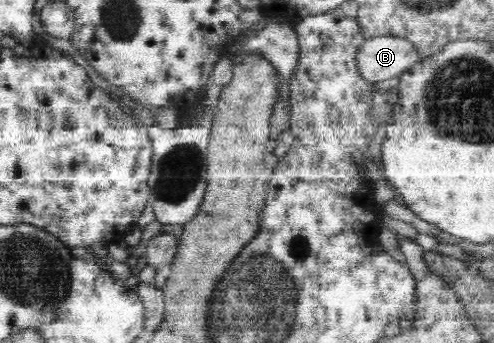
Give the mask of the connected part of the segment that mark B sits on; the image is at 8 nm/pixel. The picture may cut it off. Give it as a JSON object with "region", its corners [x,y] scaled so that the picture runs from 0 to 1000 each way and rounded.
{"region":[[[779,99],[739,114],[721,184],[735,227],[759,242],[808,227],[854,175],[832,114]]]}

